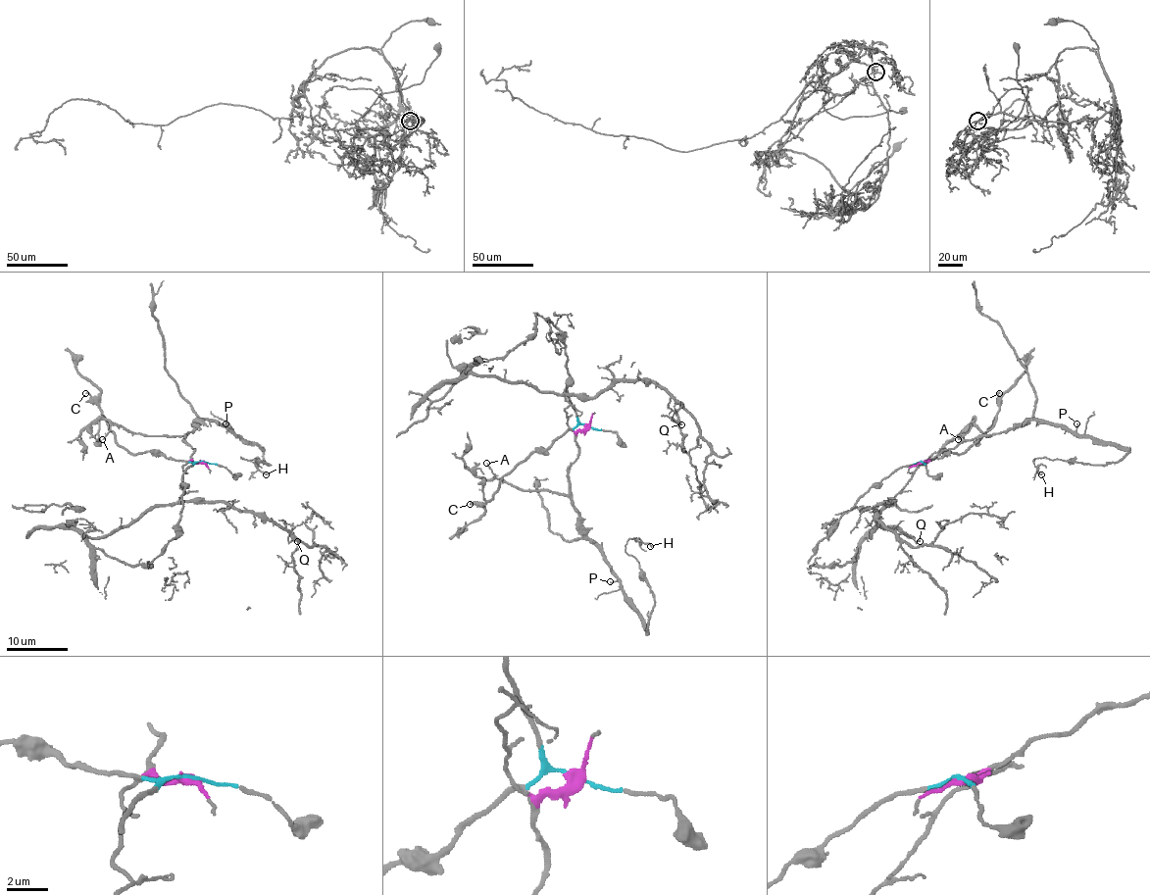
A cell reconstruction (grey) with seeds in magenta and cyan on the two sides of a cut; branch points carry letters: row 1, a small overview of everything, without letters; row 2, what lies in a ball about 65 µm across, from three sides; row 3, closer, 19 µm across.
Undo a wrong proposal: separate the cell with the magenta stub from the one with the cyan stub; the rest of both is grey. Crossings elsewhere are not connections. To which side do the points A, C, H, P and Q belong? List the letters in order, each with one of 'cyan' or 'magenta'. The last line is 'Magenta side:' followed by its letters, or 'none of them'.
A: magenta
C: cyan
H: magenta
P: magenta
Q: cyan
Magenta side: A, H, P

